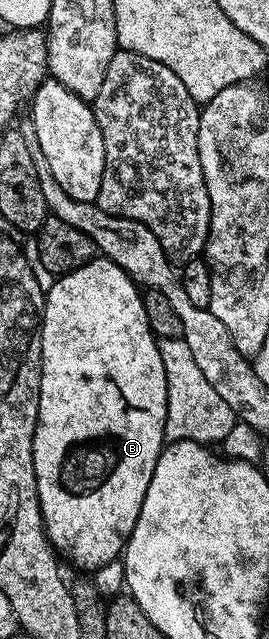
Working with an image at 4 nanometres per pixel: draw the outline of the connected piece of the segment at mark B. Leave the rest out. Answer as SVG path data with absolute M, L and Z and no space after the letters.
M103 255L92 258L90 263L78 267L69 273L61 273L56 281L46 289L44 311L40 327L40 406L34 431L34 475L38 487L40 510L44 520L44 530L52 548L65 562L77 565L80 569L95 571L106 563L117 560L124 552L128 537L138 523L138 515L142 511L142 499L146 499L146 487L150 487L150 479L154 475L154 467L158 463L158 455L166 444L164 424L166 423L166 367L162 367L160 341L146 319L146 307L141 290L118 263L108 260Z

